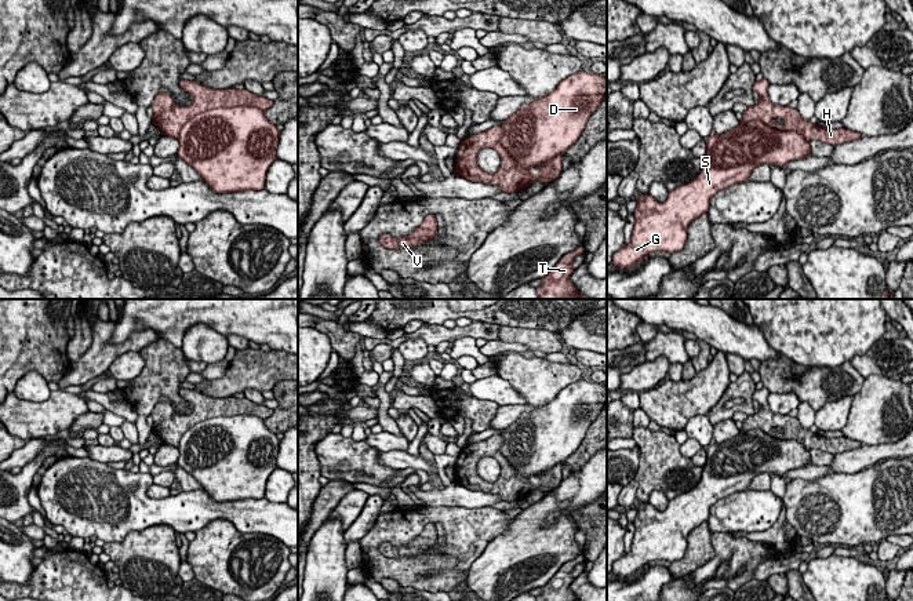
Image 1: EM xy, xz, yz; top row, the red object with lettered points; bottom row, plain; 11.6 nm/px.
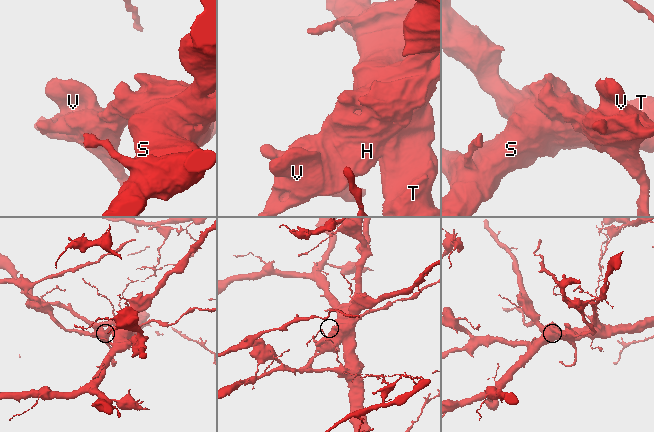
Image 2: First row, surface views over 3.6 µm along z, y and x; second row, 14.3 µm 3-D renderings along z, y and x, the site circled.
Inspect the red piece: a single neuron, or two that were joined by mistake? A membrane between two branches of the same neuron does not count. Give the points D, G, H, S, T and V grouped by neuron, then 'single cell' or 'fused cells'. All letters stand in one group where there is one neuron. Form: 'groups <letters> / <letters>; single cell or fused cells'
groups D G S T / H V; fused cells

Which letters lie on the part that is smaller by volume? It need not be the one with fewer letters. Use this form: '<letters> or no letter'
H, V

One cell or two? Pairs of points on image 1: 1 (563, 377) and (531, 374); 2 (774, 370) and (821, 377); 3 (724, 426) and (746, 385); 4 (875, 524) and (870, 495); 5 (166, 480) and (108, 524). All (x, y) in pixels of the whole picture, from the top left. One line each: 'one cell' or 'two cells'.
1: one cell
2: one cell
3: two cells
4: one cell
5: two cells

